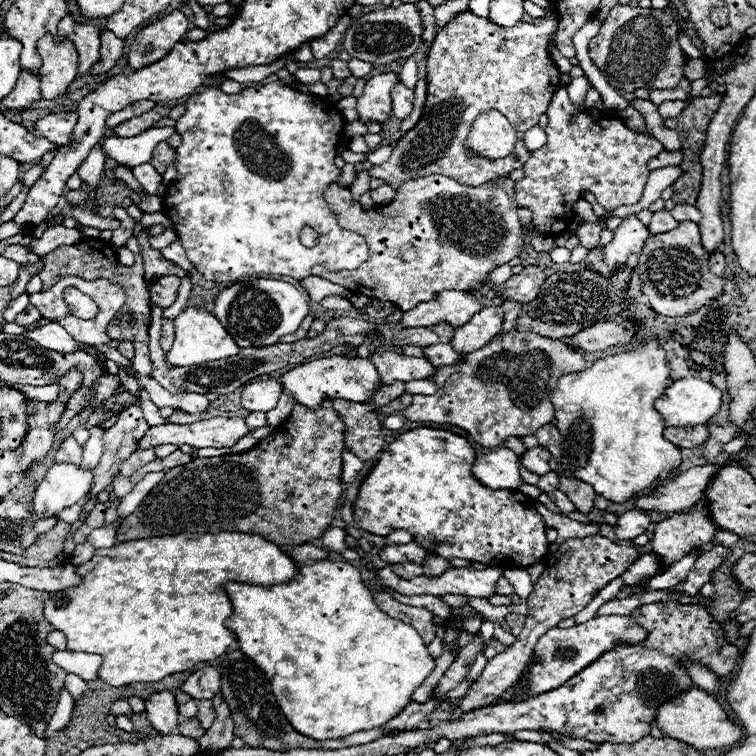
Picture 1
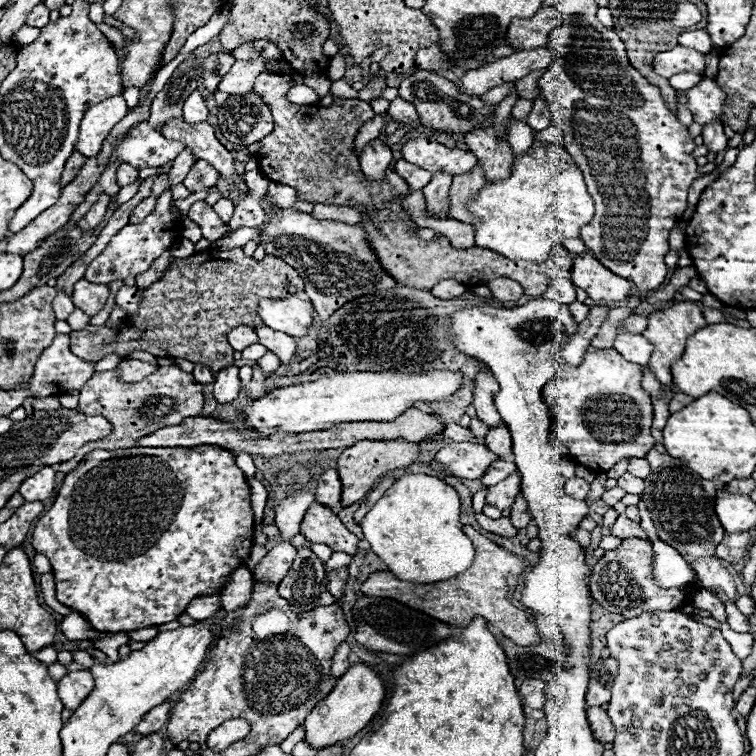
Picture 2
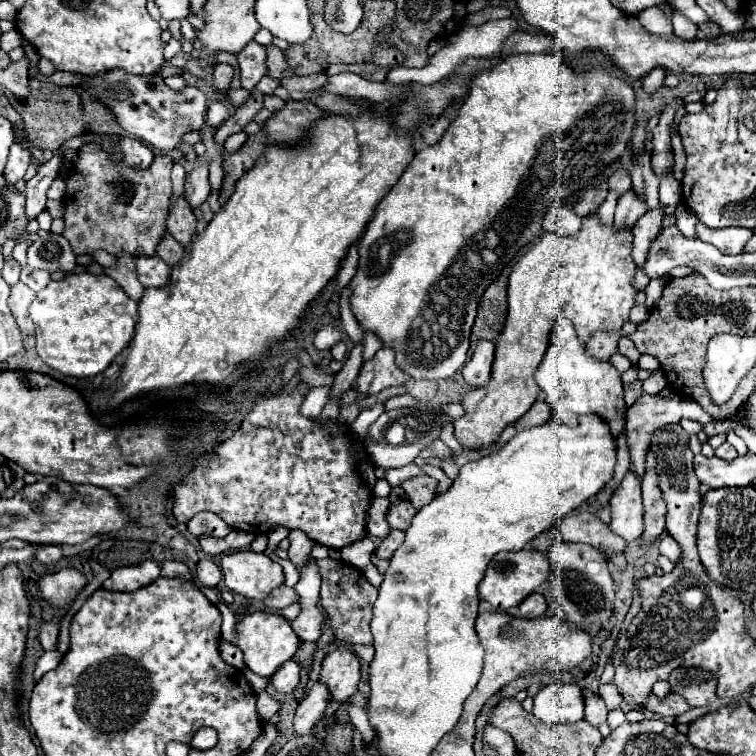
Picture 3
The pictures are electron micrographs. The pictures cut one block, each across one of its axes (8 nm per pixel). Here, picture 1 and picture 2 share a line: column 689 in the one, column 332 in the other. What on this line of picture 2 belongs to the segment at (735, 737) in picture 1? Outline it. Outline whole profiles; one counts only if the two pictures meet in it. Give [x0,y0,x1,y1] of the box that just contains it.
[304,662,388,748]

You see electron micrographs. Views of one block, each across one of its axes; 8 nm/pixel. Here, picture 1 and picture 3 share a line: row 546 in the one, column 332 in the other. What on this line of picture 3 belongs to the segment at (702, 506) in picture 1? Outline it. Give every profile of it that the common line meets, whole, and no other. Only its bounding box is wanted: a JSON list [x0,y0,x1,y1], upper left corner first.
[320,646,360,702]

